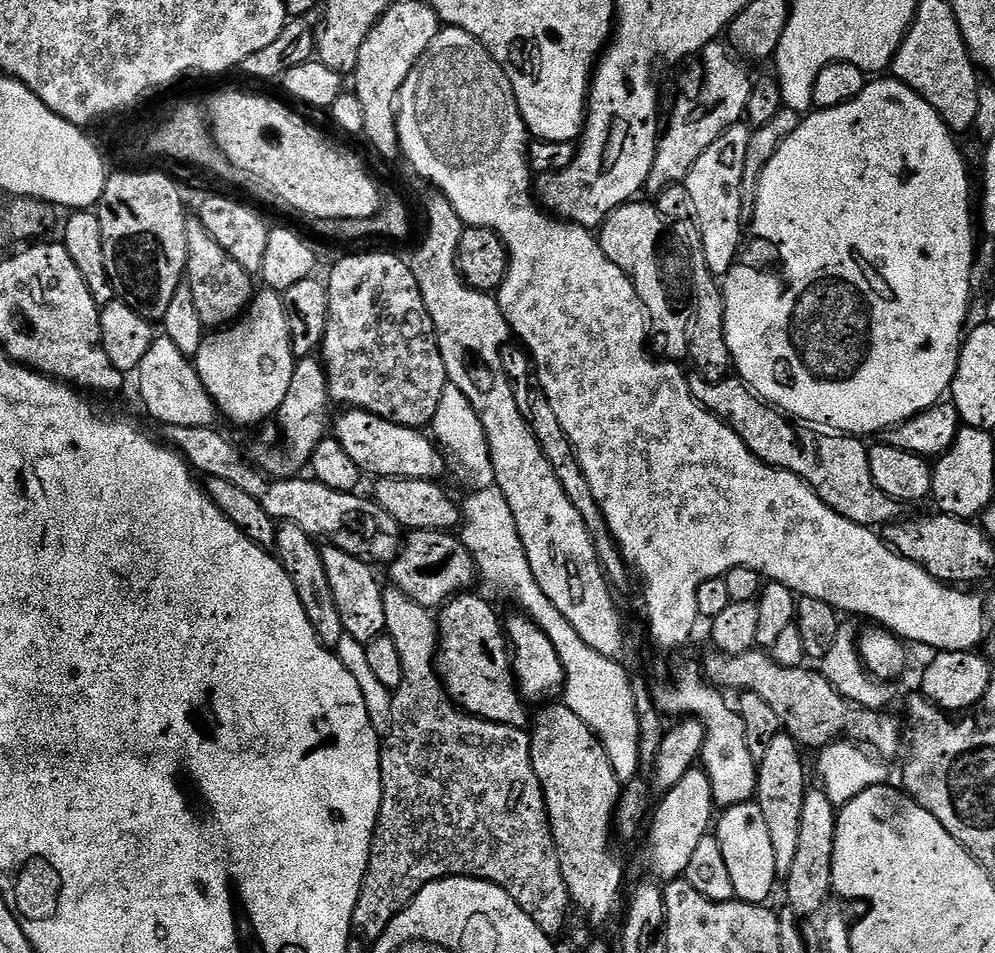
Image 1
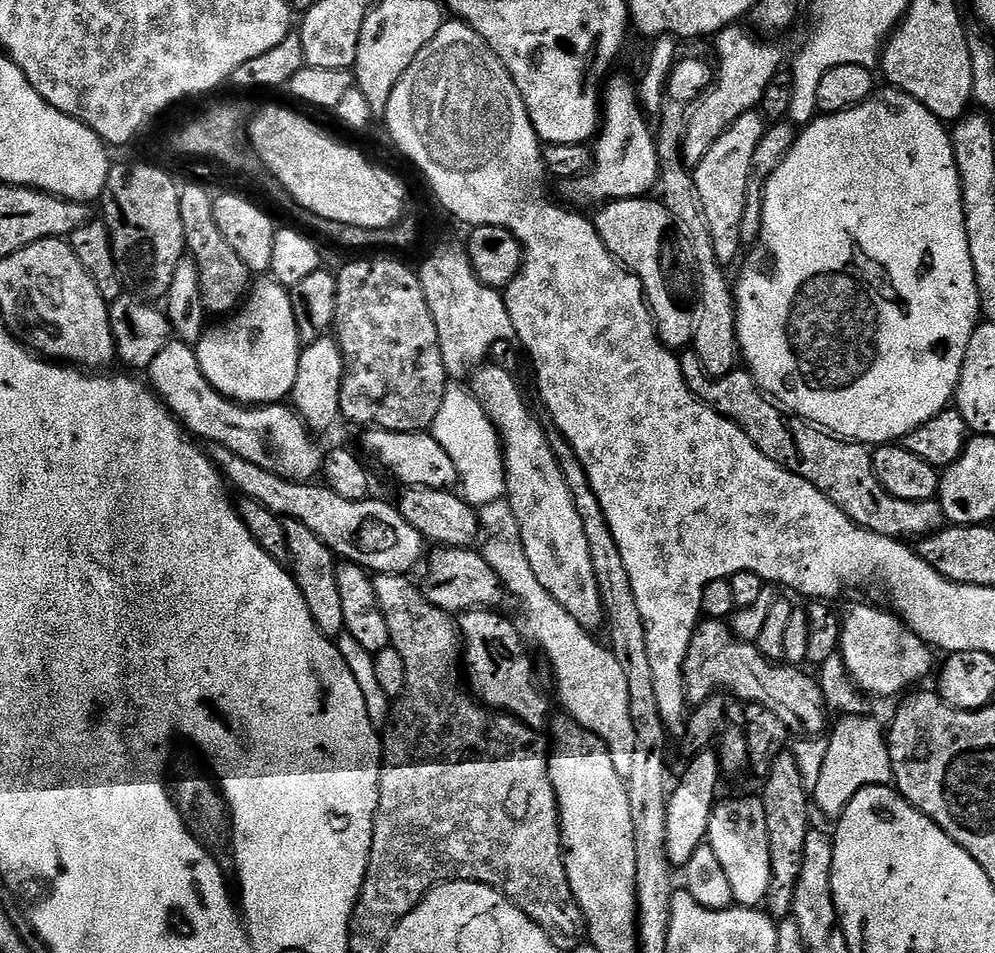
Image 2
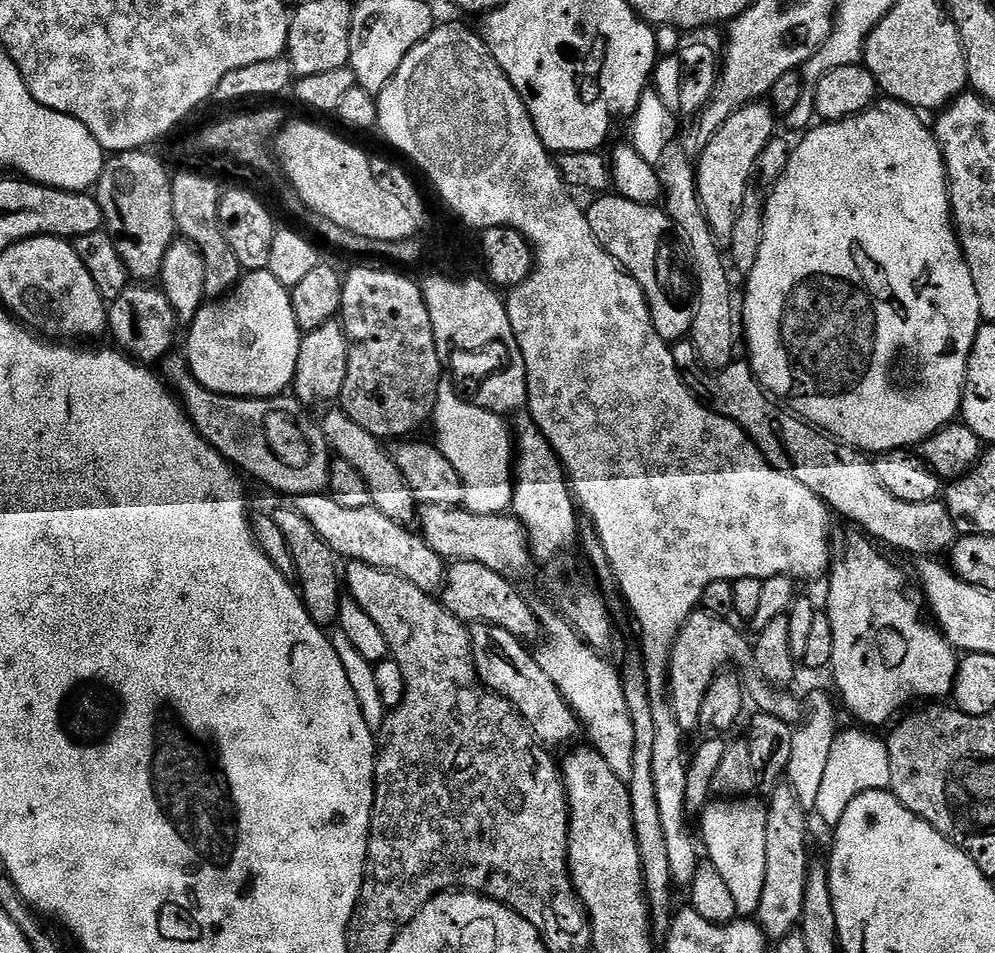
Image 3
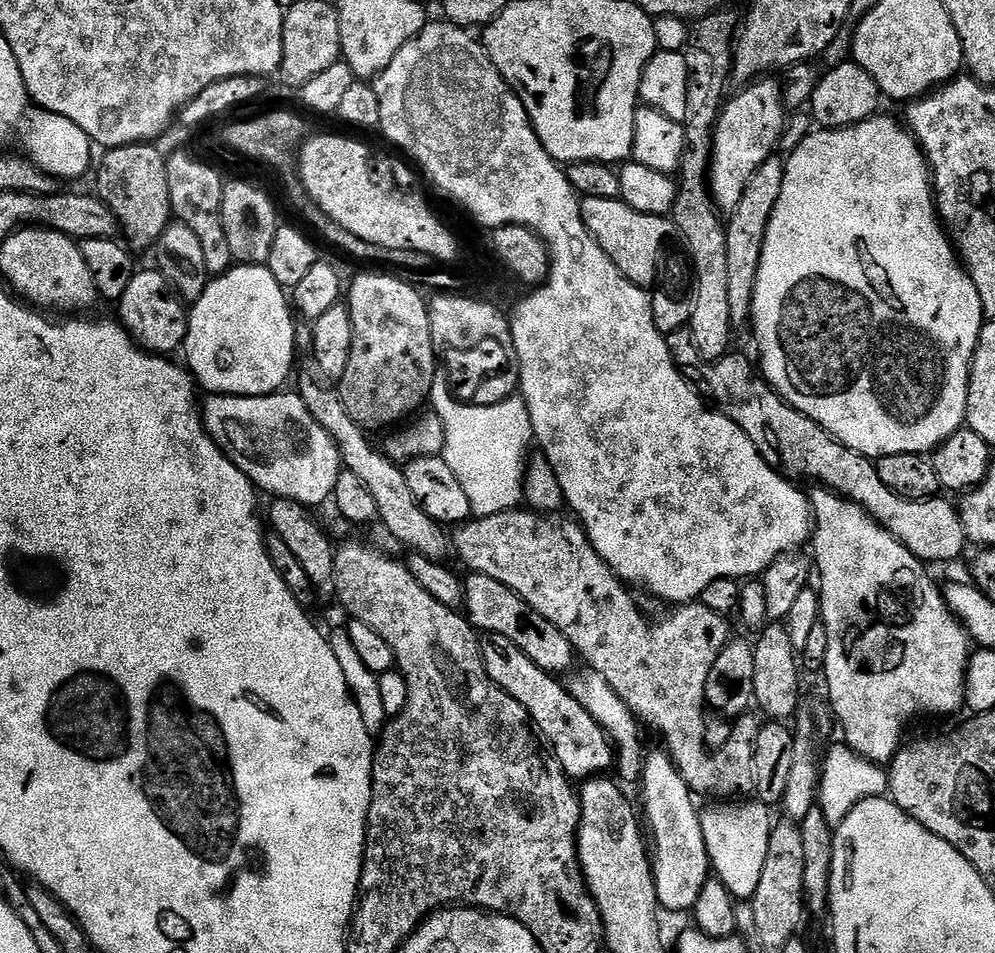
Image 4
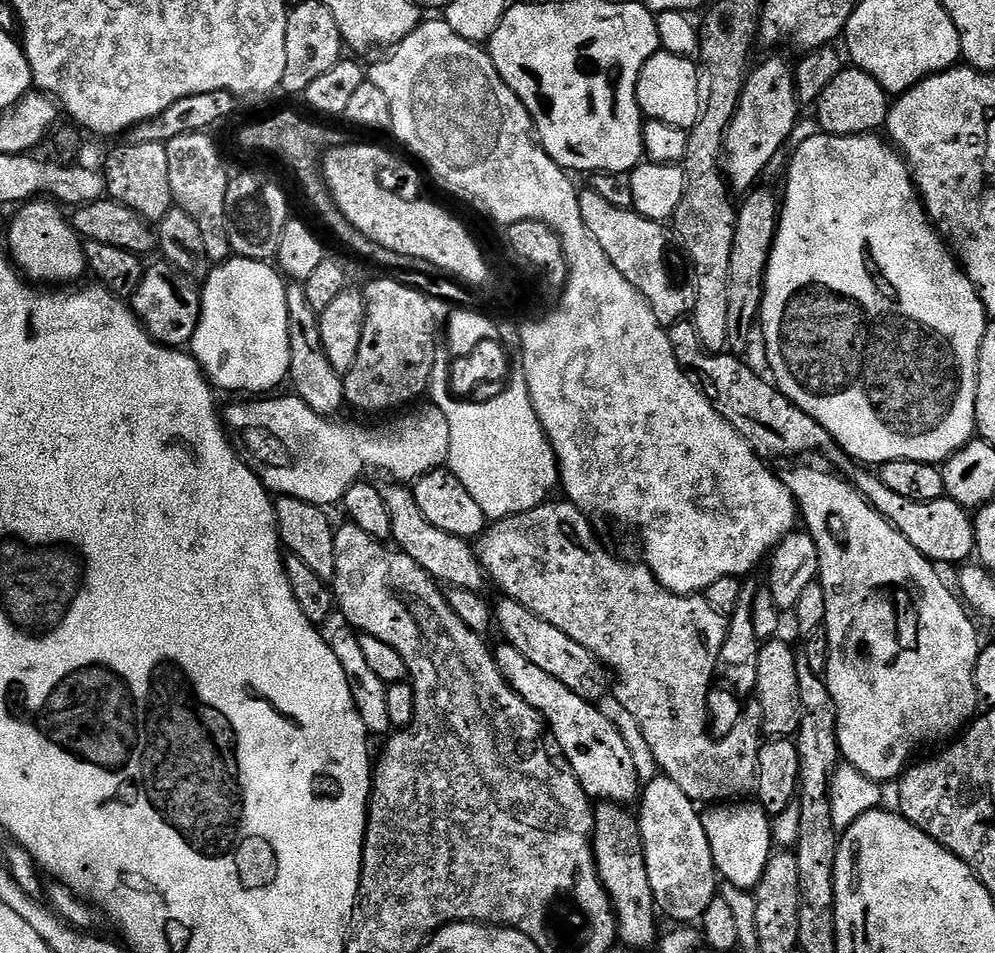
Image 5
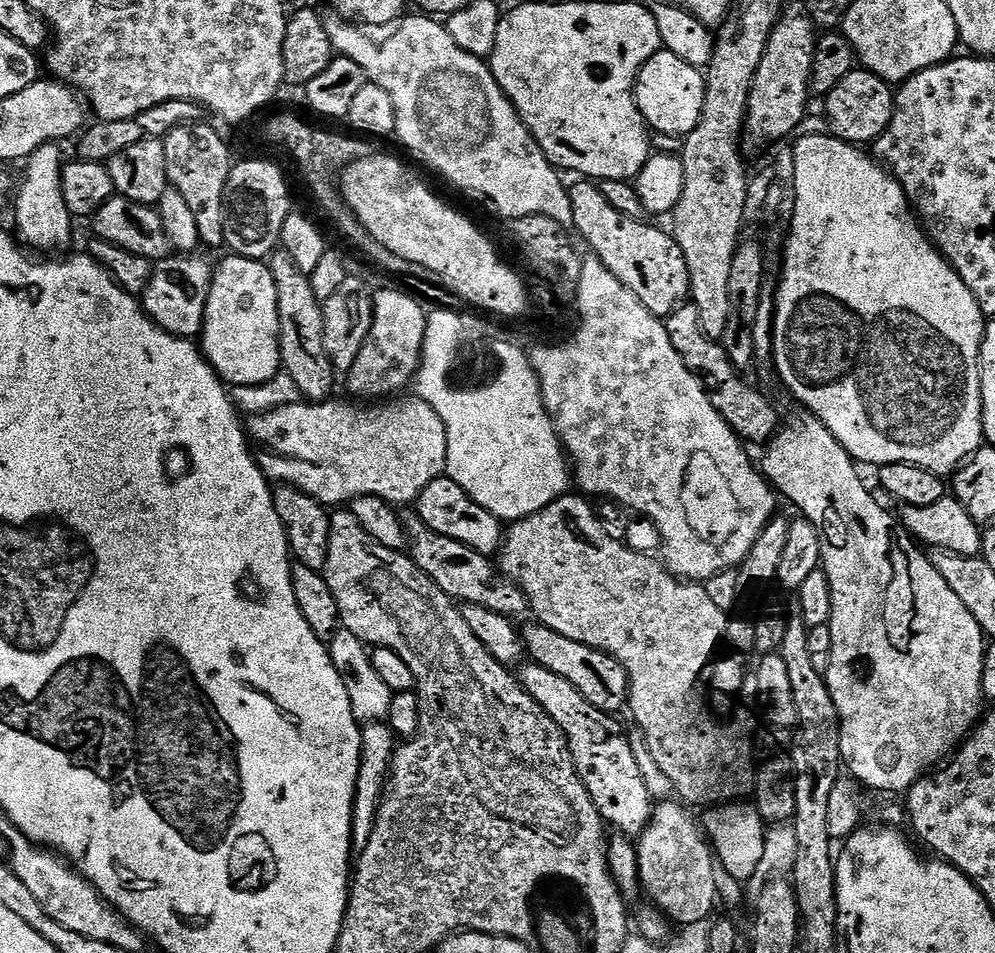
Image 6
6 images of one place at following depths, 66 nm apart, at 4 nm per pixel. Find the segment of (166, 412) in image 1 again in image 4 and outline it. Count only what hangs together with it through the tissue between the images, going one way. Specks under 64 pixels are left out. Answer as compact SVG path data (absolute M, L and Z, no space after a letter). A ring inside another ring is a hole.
M279 390L268 396L205 395L202 400L204 428L209 438L224 451L226 458L230 458L230 462L234 462L234 466L238 466L238 470L242 470L242 474L246 474L246 478L261 493L269 492L269 497L293 500L309 506L329 503L342 470L340 451L334 438L330 438L330 434L326 434L326 430L314 422L299 391L286 391Z

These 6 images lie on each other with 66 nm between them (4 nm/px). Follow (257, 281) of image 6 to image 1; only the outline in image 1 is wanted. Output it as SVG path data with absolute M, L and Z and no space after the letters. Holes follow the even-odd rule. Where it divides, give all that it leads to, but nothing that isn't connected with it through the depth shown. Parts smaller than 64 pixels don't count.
M265 288L253 297L240 320L205 337L194 358L217 411L238 426L254 426L279 413L290 388L295 361L283 297Z

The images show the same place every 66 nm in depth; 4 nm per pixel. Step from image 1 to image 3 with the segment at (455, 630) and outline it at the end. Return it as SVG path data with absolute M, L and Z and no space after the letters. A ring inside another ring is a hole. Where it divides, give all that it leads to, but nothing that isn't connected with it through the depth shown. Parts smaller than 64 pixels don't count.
M474 624L470 631L476 673L480 675L484 687L509 700L518 714L524 716L524 721L541 744L552 750L557 750L563 744L571 745L571 740L576 735L581 735L580 719L576 717L575 710L568 705L566 698L562 698L558 686L550 682L546 670L538 666L535 655L524 649L527 648L525 641L514 638L514 634L493 624Z

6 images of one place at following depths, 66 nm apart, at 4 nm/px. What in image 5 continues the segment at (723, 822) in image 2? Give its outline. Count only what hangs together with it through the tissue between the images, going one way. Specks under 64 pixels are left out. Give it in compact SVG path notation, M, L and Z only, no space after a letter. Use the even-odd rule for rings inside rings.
M721 802L705 807L702 826L706 830L706 838L710 838L717 873L736 887L752 890L762 878L774 851L772 820L759 803L744 803L748 802Z

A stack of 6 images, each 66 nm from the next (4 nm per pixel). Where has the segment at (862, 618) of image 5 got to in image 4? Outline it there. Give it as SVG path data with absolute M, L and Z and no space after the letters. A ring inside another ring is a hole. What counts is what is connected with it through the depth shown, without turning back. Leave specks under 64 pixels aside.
M823 486L813 489L810 503L814 527L810 549L815 571L816 568L820 571L820 623L826 626L822 677L828 683L828 700L844 731L845 742L856 751L853 753L857 757L884 766L902 747L904 727L915 716L948 716L965 707L964 678L970 637L948 608L941 585L936 585L924 569L927 568L925 561L910 554L898 538L890 535L853 500L845 500L839 492Z

